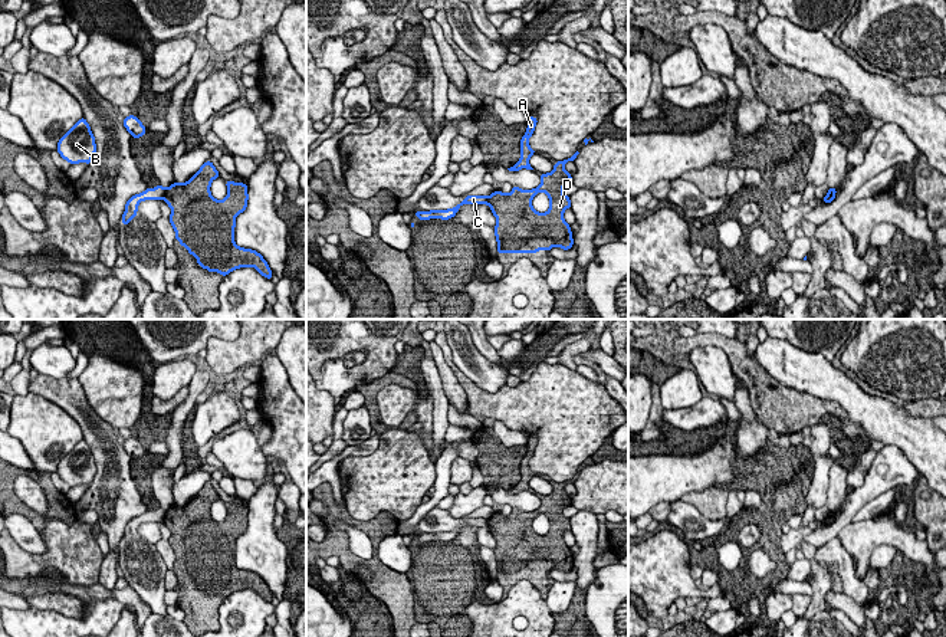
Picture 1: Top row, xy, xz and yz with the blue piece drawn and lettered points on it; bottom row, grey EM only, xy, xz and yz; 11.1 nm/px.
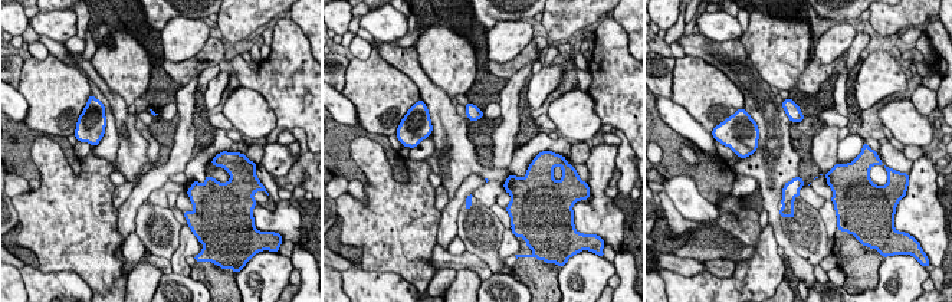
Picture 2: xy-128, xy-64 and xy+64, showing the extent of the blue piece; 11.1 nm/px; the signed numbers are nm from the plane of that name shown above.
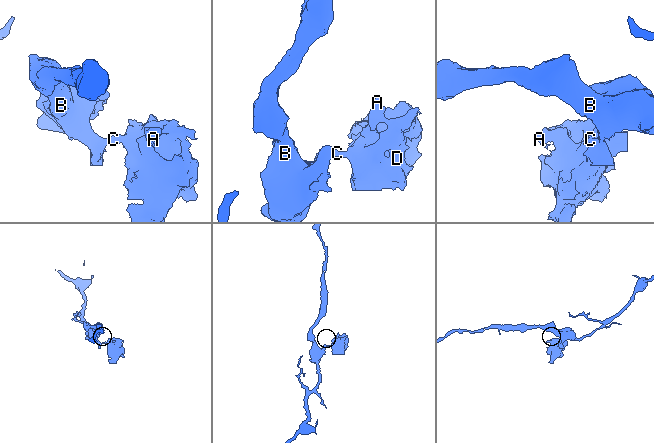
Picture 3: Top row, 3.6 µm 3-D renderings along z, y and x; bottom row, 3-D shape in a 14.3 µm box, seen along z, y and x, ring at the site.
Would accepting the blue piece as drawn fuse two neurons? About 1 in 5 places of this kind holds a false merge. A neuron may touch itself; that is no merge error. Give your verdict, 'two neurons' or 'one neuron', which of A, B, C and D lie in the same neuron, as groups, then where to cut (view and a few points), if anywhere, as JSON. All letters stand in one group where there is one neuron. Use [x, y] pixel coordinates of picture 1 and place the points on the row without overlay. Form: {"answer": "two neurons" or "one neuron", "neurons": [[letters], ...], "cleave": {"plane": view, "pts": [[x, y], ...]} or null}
{"answer": "two neurons", "neurons": [["A", "D"], ["B", "C"]], "cleave": {"plane": "xy", "pts": [[166, 511], [163, 519]]}}

